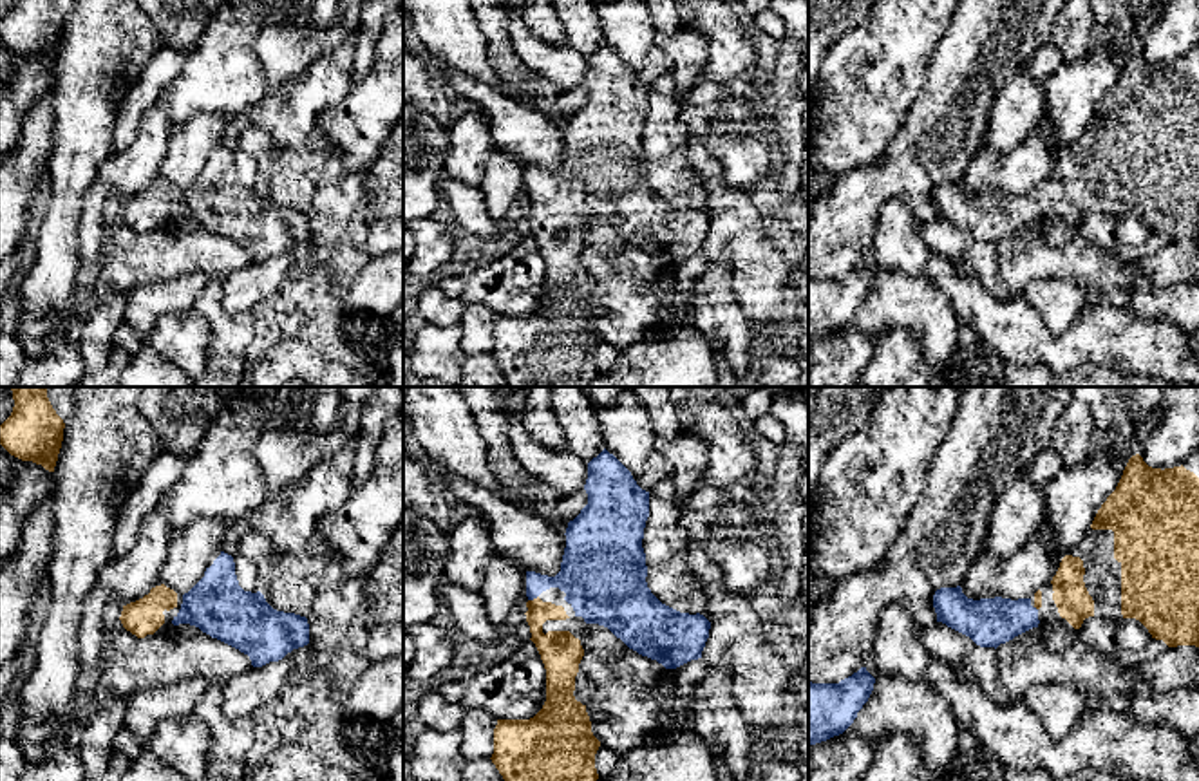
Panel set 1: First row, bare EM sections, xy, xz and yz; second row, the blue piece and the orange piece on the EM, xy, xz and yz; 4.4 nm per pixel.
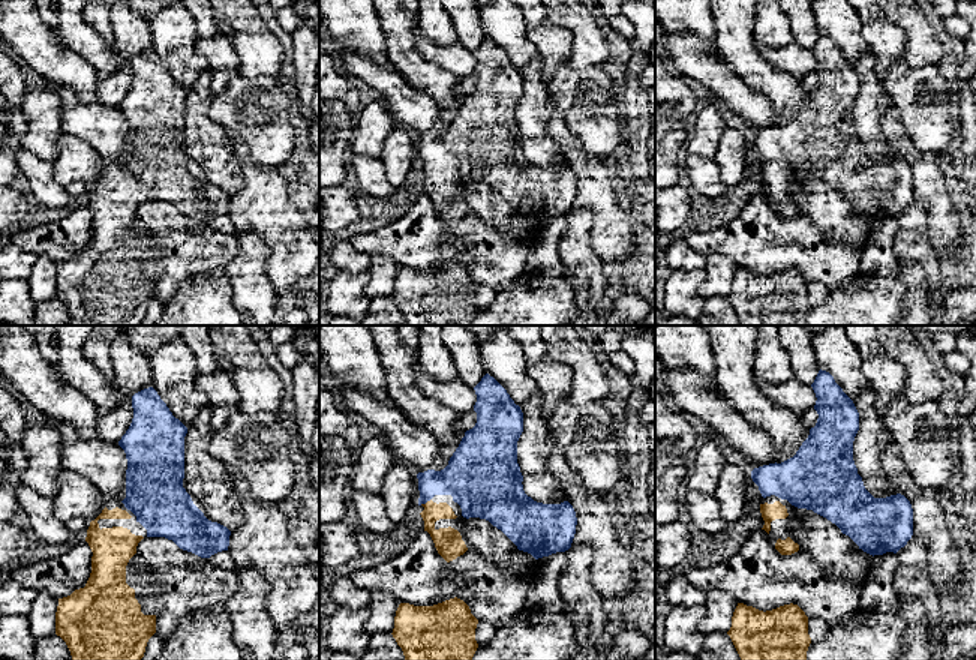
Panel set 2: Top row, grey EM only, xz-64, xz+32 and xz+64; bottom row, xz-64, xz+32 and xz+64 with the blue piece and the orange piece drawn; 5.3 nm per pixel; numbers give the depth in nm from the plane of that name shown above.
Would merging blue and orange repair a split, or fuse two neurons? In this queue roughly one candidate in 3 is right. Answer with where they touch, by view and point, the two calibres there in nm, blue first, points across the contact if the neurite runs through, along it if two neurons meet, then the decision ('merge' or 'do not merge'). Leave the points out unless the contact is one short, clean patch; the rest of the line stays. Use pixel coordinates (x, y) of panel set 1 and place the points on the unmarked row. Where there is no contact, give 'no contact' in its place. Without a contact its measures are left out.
meets blue in xz at (532, 194); 220 nm thick on the blue side, 160 nm on the other; runs through xz (585, 174), (543, 178), (532, 194), (536, 226), (557, 243); merge

